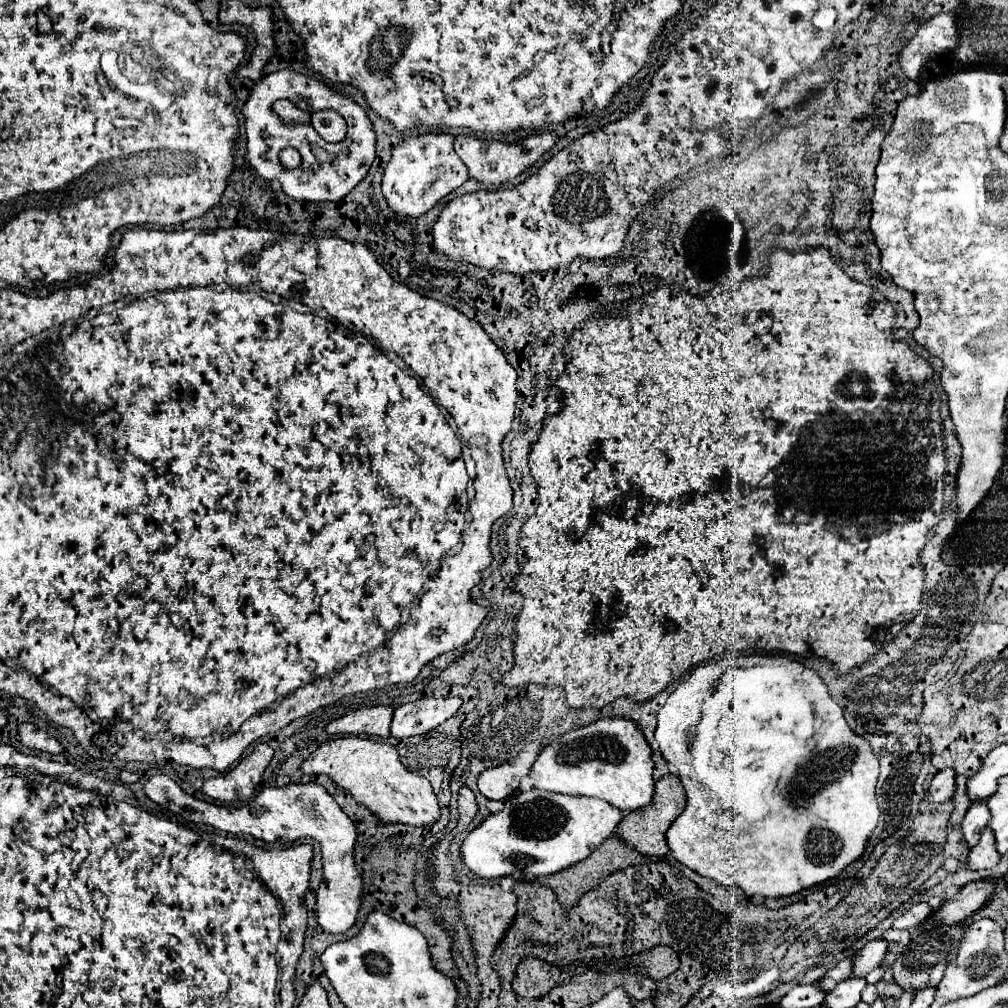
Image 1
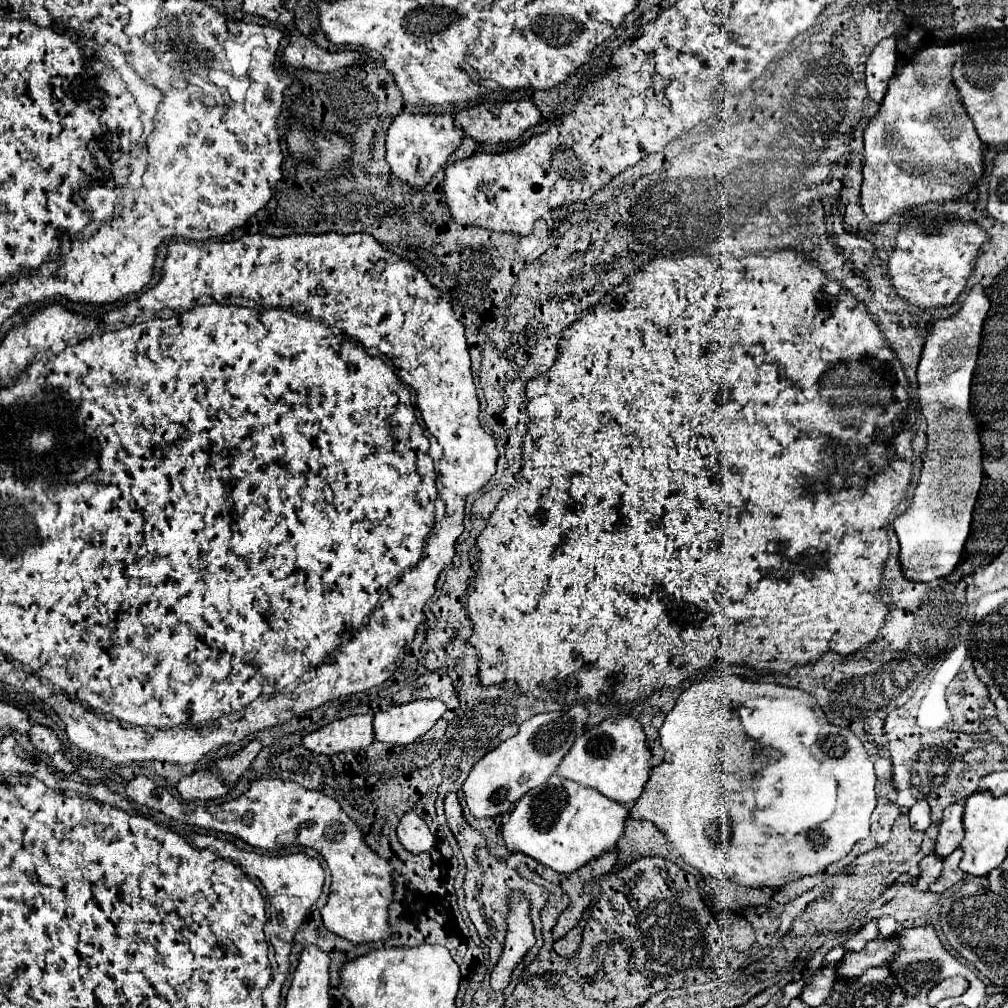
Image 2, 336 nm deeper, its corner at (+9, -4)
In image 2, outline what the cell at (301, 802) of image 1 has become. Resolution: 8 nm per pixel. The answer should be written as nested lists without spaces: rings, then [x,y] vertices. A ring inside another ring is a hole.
[[[146,776],[132,778],[126,786],[126,794],[130,800],[158,810],[176,821],[238,836],[254,848],[276,850],[304,840],[304,846],[314,848],[324,856],[332,874],[332,892],[328,896],[328,904],[322,908],[322,922],[326,930],[354,944],[386,940],[390,936],[388,904],[392,900],[392,866],[364,846],[360,828],[342,812],[334,798],[316,790],[306,790],[296,782],[256,780],[240,798],[224,802],[216,810],[208,810],[202,804],[188,804],[176,799]]]

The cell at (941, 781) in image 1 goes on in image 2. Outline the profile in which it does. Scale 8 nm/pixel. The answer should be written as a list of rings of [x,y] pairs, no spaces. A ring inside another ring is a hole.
[[[918,800],[918,802],[910,808],[908,818],[910,818],[912,828],[916,828],[916,830],[926,830],[926,828],[932,824],[932,818],[930,818],[930,804],[928,804],[926,800]]]

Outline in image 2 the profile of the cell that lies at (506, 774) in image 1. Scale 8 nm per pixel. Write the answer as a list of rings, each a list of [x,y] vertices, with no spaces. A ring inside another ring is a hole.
[[[576,704],[570,710],[546,712],[526,720],[518,734],[502,742],[496,750],[488,752],[470,770],[462,790],[470,812],[476,818],[490,818],[508,812],[528,790],[544,784],[548,776],[556,770],[560,760],[568,754],[570,746],[584,732],[584,722],[588,712],[584,706]]]

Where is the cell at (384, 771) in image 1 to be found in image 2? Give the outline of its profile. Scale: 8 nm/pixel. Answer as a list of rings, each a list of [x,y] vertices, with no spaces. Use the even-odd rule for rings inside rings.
[[[408,810],[402,816],[398,824],[398,840],[410,852],[426,852],[436,844],[436,838],[432,836],[428,824],[414,810]]]

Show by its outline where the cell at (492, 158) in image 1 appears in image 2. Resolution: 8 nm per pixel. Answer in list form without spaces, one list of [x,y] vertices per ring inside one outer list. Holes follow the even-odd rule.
[[[514,100],[514,102],[502,102],[496,106],[488,106],[488,104],[480,104],[468,110],[462,110],[454,116],[456,126],[460,126],[464,130],[464,134],[472,140],[476,140],[478,144],[504,144],[504,142],[512,142],[518,140],[528,128],[536,126],[542,122],[542,114],[540,110],[530,102],[530,100]]]

